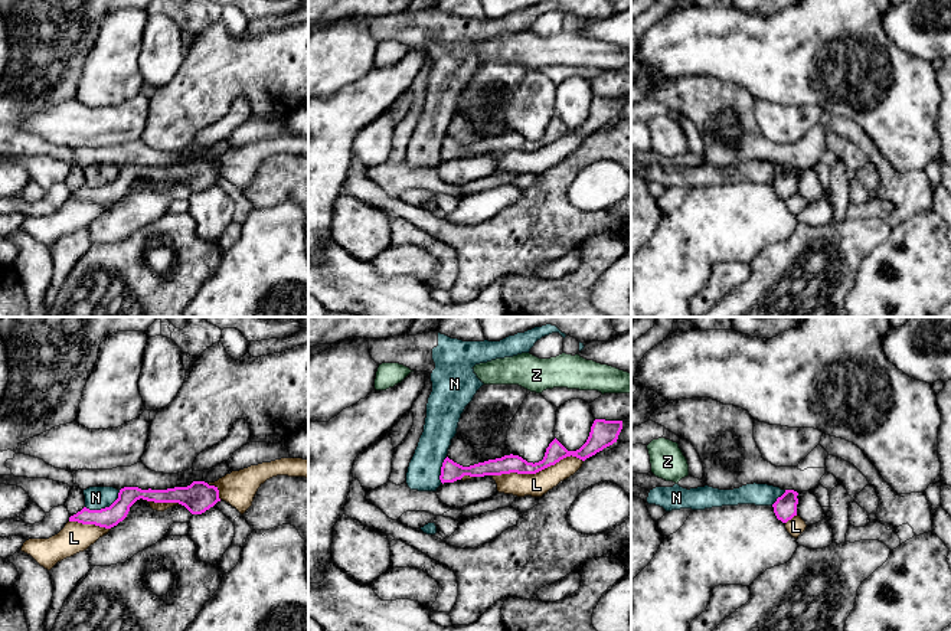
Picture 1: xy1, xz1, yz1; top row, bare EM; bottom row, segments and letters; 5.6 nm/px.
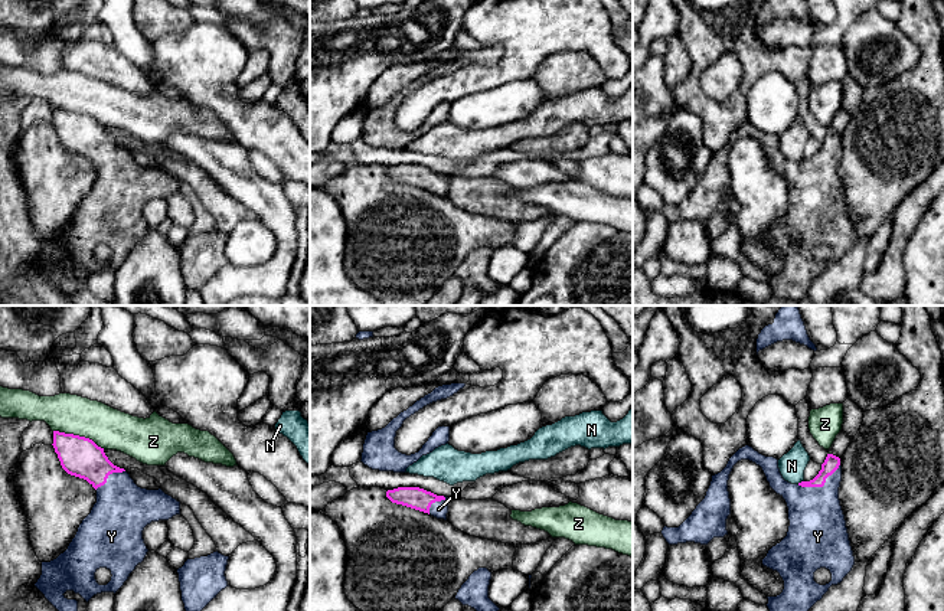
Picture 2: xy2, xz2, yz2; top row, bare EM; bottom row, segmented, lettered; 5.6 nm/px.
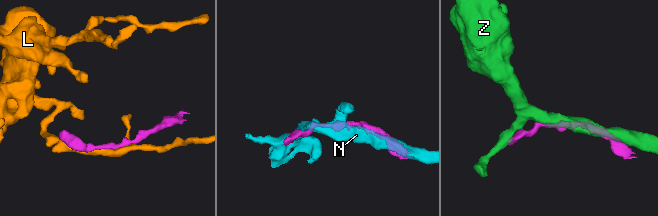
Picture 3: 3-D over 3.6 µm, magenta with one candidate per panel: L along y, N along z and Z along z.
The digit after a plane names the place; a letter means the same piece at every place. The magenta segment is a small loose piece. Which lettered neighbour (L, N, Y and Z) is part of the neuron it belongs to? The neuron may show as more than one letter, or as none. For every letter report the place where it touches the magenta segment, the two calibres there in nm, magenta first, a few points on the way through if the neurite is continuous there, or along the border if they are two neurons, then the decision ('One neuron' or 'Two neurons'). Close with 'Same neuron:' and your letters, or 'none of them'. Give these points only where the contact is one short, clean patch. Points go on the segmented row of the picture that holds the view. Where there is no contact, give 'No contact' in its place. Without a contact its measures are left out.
L: Touches magenta at xz1 (535, 473). Thickness 100 nm (magenta) against 130 nm. Two neurons
N: Touches magenta at xy1 (105, 507). Thickness 120 nm (magenta) against 130 nm. Two neurons
Y: Touches magenta at yz2 (820, 486). Thickness 90 nm (magenta) against 320 nm. Path across: yz2 (832, 463), (830, 474), (820, 486), (817, 531). One neuron
Z: Touches magenta at xy2 (78, 435). Thickness 220 nm (magenta) against 220 nm. Two neurons
Same neuron: Y

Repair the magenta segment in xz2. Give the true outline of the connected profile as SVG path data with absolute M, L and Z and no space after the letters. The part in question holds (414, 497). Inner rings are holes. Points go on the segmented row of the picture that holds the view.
M398 487L386 491L386 497L396 504L402 504L437 519L447 520L448 501L447 496L437 496L419 487Z

